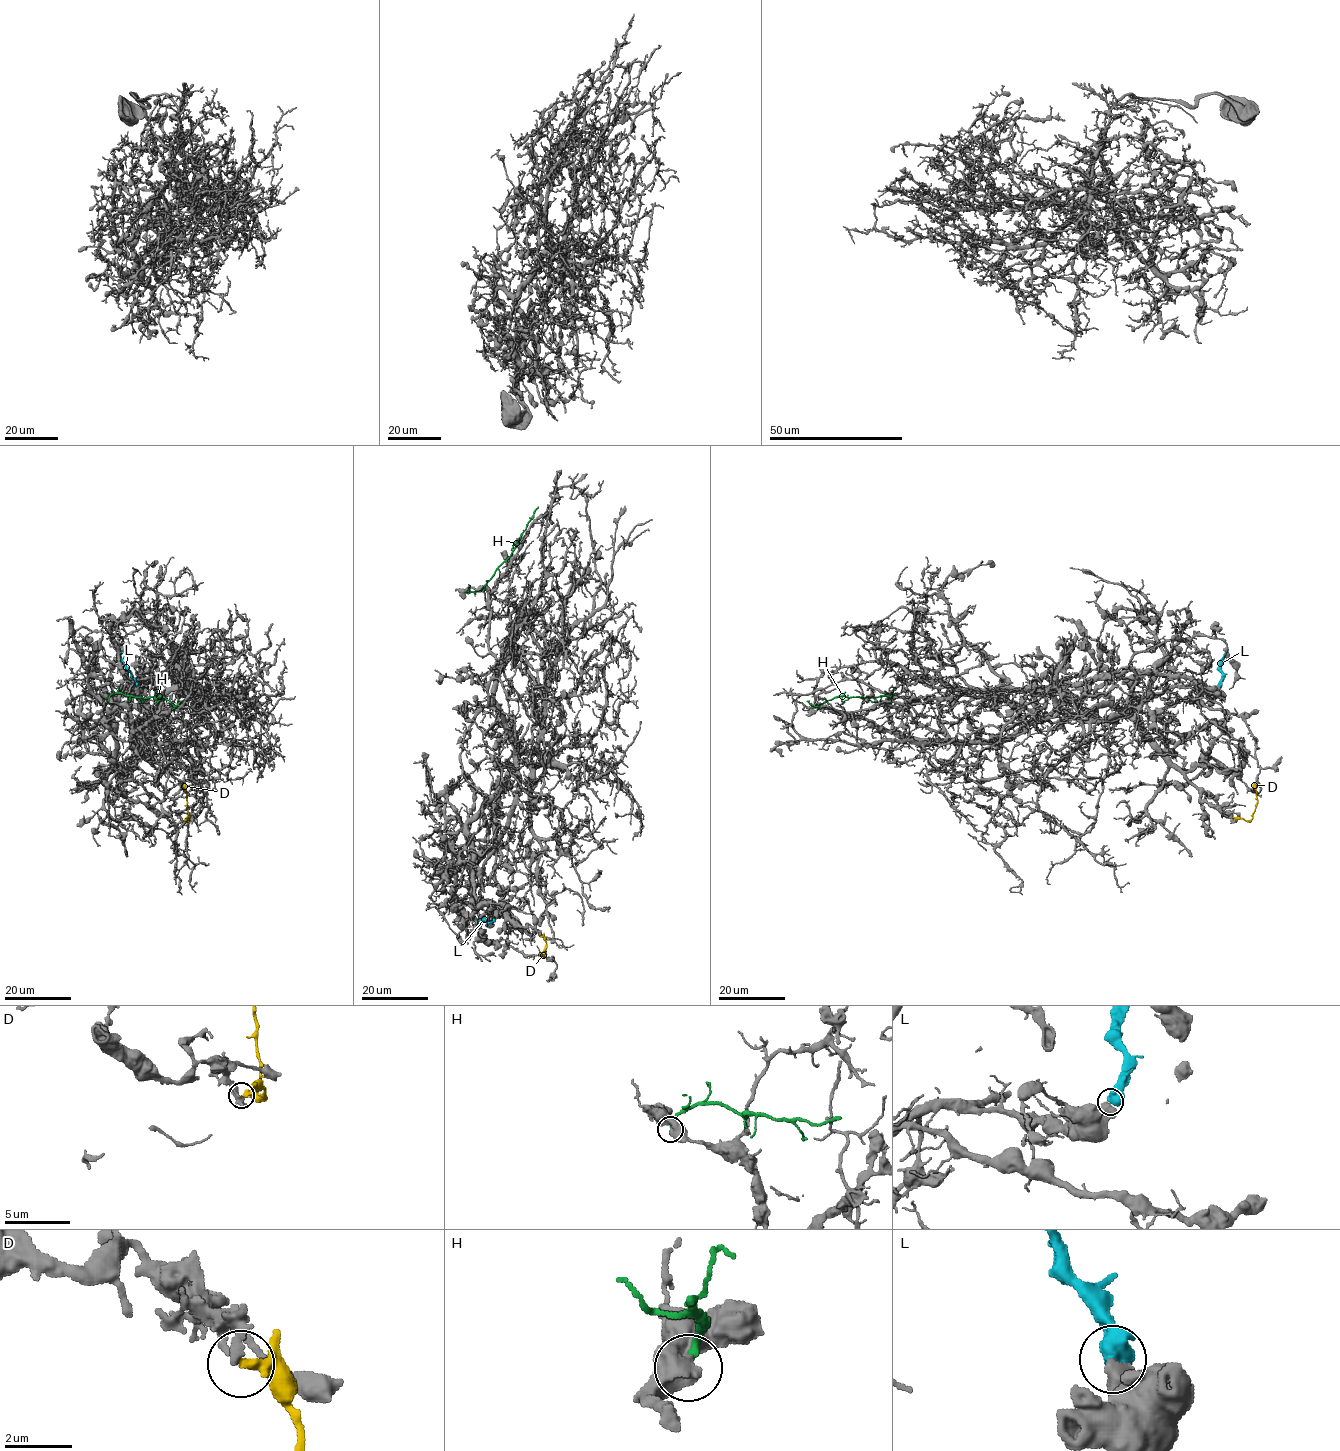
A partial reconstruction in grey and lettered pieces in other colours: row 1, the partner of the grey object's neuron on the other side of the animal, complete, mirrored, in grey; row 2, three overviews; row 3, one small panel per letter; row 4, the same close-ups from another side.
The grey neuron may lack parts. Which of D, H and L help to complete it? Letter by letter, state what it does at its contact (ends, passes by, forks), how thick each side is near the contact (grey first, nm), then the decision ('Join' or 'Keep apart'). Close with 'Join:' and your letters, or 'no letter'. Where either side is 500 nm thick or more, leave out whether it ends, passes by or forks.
D: It ends there. Thickness 320 nm (grey) against 280 nm. Join
H: It ends there. Thickness 480 nm (grey) against 300 nm. Keep apart
L: Thickness 650 nm (grey) against 700 nm. Keep apart
Join: D

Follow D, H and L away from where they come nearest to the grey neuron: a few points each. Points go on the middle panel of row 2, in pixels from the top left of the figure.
D: (540, 936), (546, 942), (543, 957), (540, 954)
H: (465, 591), (482, 588), (505, 560), (538, 506)
L: (493, 919), (480, 921), (478, 924), (480, 924)

